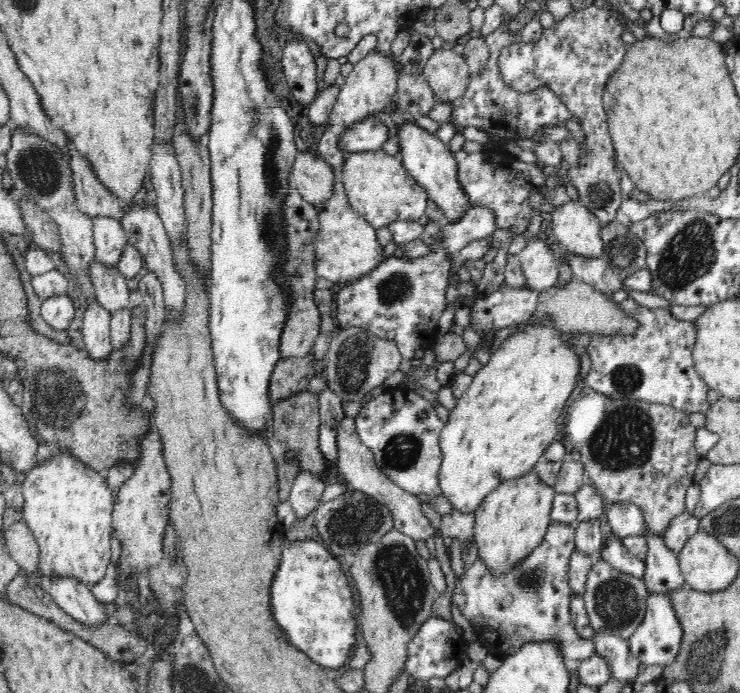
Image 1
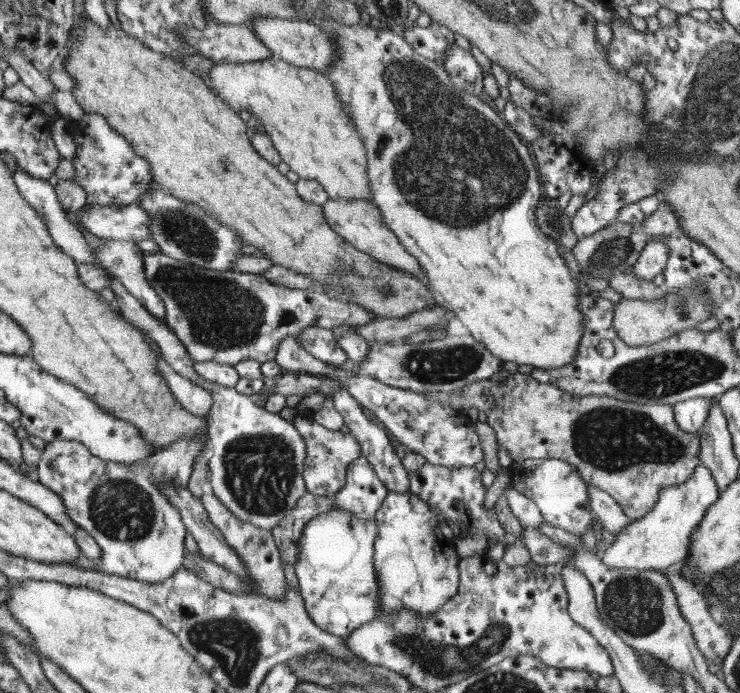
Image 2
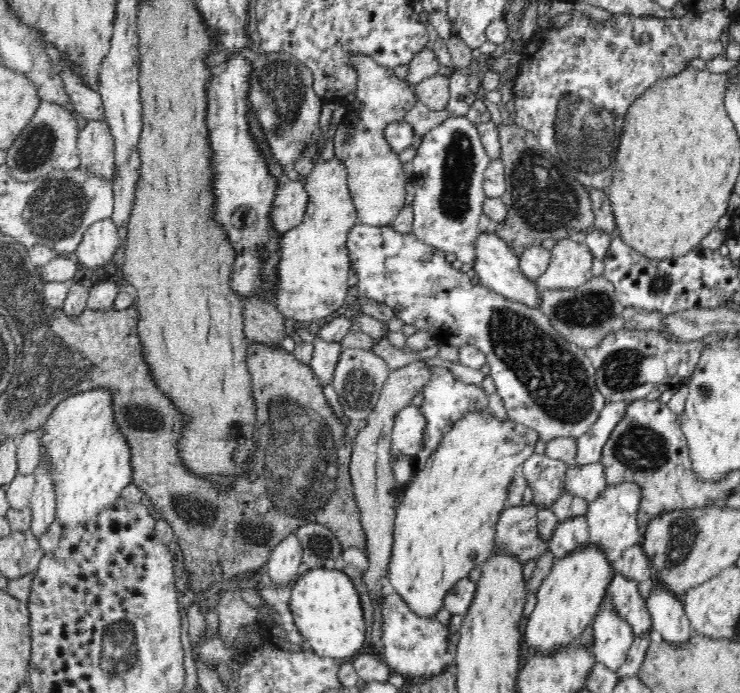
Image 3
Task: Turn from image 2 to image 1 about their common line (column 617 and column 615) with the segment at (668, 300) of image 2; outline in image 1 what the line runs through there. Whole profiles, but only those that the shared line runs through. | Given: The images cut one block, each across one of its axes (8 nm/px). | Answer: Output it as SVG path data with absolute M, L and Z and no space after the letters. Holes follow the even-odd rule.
M574 277L566 284L560 284L559 281L556 281L551 287L539 290L536 308L526 321L495 330L492 342L488 344L490 355L494 355L510 336L522 332L530 324L539 324L539 326L551 324L557 330L560 341L564 345L573 347L575 341L581 339L582 336L586 336L586 338L592 336L632 336L640 328L640 319L626 313L612 297L600 292L591 284Z

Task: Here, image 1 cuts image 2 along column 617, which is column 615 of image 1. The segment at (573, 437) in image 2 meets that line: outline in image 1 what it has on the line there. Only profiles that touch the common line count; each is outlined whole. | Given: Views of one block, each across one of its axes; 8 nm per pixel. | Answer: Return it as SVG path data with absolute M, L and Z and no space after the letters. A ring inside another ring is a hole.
M580 384L578 388L574 388L572 392L572 398L570 398L570 404L566 408L566 418L564 421L565 436L570 441L570 444L580 452L580 461L584 463L584 470L587 479L593 484L595 490L600 496L606 499L609 506L614 504L620 504L620 502L629 502L630 504L636 505L644 515L644 520L647 524L647 530L651 534L657 534L663 536L669 522L679 514L685 511L684 497L688 488L694 483L696 474L696 468L702 457L696 452L696 432L697 429L690 425L689 416L676 408L664 404L651 404L646 401L639 401L634 399L612 399L604 395L600 395L595 391L592 391L590 387L585 384Z

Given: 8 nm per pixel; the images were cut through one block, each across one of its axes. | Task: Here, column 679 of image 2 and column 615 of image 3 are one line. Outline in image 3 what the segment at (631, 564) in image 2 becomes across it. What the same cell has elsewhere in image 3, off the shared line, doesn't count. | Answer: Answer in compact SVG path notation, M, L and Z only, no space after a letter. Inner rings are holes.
M620 482L607 485L602 494L591 500L587 506L587 523L589 526L589 540L604 547L610 562L621 558L622 553L631 546L640 544L643 531L638 525L638 510L643 493L636 483Z

